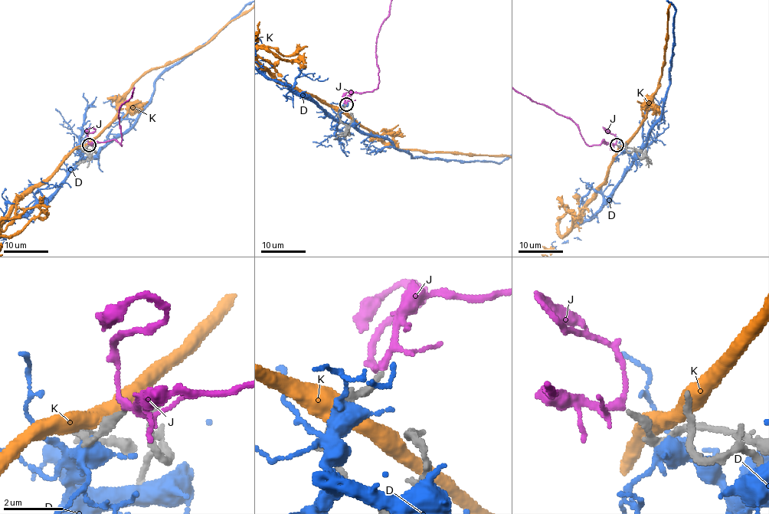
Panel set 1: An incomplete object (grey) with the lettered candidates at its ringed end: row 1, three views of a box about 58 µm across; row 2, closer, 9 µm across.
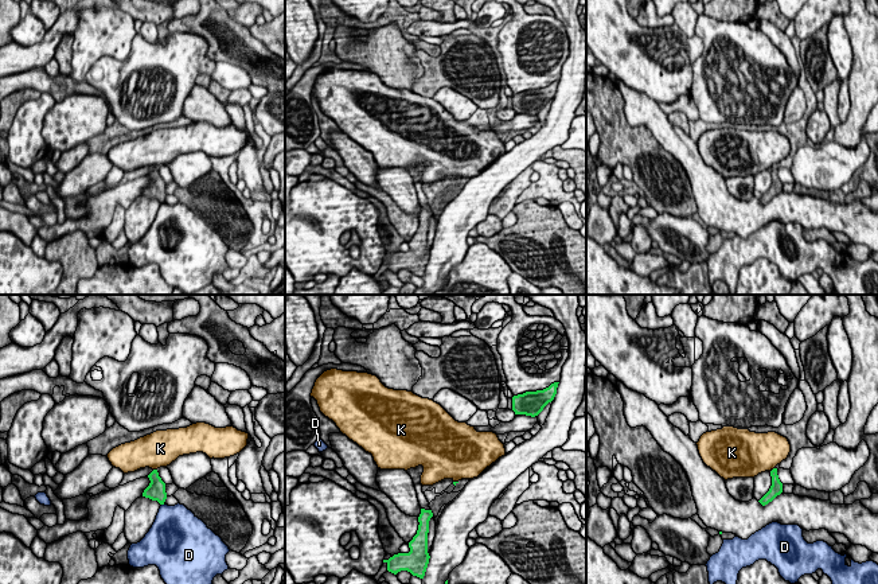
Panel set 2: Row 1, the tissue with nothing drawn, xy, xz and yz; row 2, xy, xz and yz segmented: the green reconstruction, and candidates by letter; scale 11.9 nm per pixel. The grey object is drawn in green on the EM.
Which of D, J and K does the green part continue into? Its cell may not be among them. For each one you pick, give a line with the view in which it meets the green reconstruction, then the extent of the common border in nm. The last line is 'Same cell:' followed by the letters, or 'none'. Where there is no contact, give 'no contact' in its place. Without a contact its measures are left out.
J: no contact
Same cell: J

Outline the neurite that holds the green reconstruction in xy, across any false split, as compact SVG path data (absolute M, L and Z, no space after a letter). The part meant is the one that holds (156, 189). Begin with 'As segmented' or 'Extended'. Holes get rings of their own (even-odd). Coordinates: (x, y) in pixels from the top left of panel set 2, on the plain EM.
As segmented. M153 168L148 174L148 176L149 176L151 182L144 188L143 195L149 196L152 199L157 199L160 203L164 203L164 200L167 198L165 182L159 175L157 168Z

